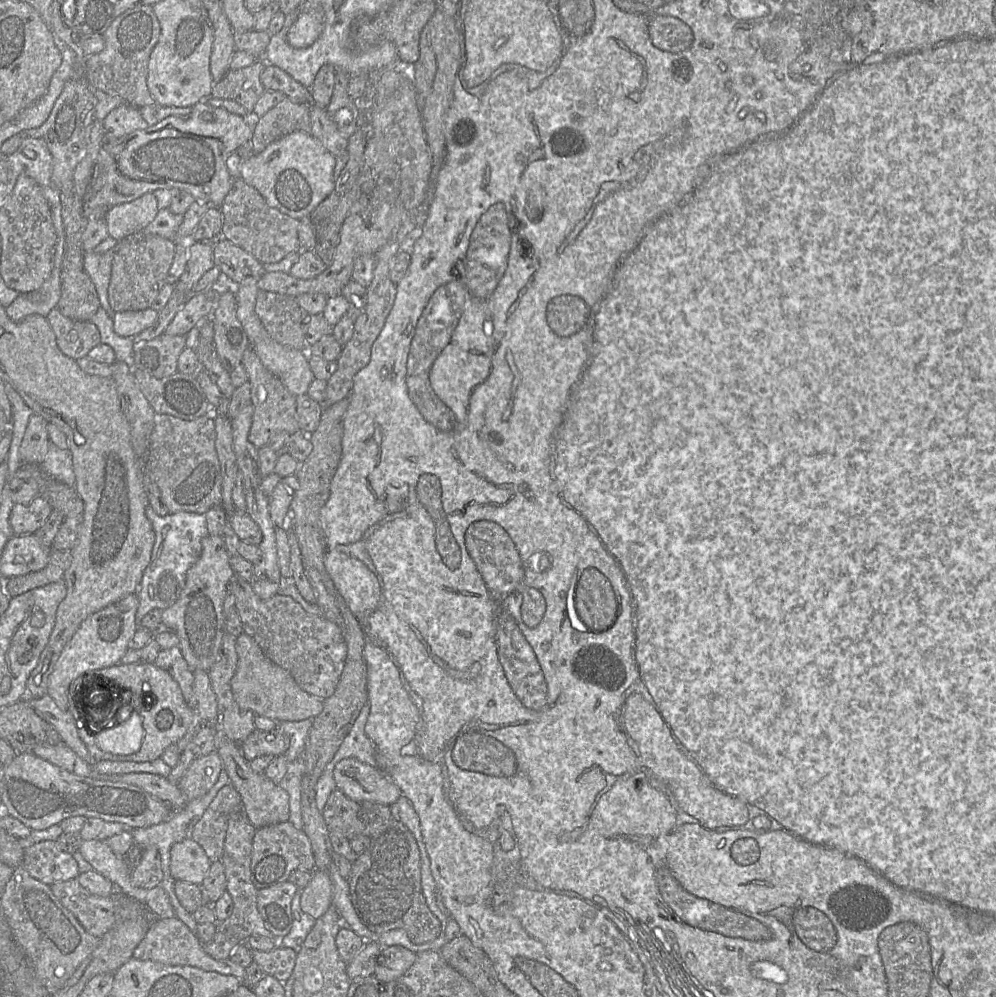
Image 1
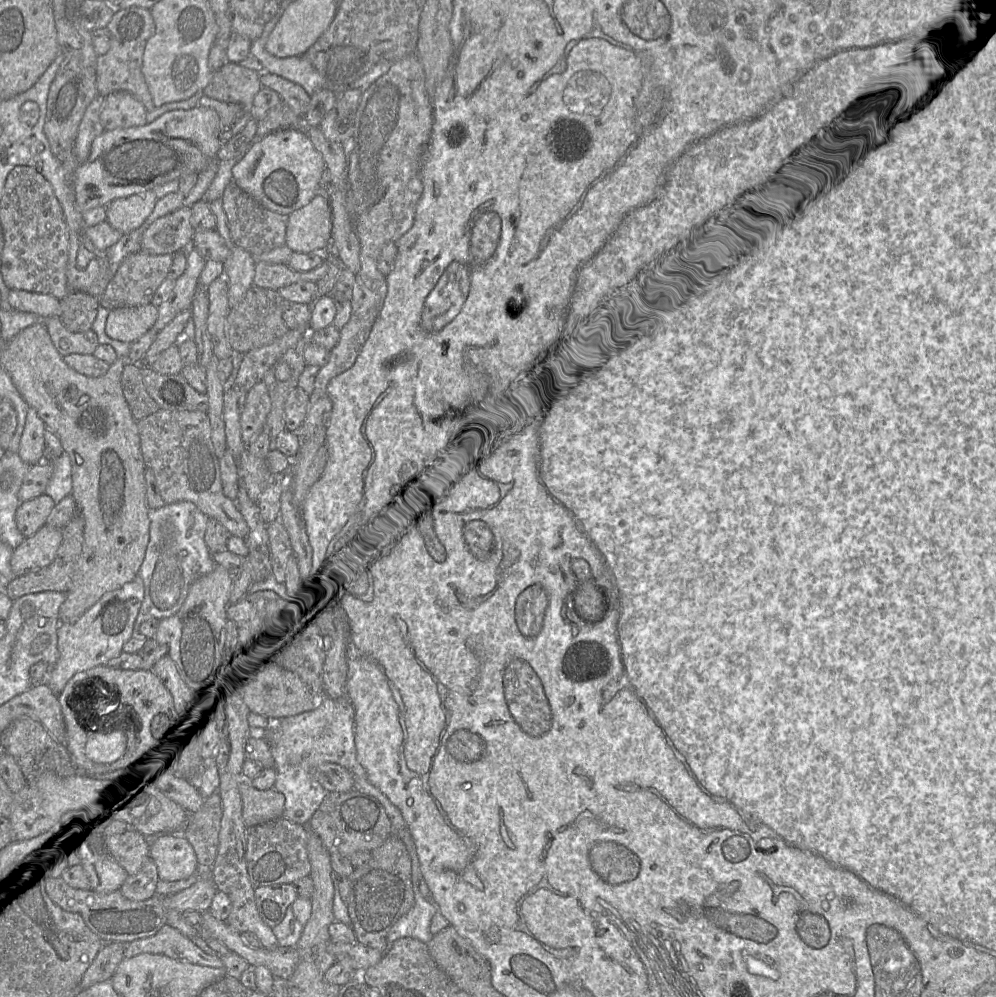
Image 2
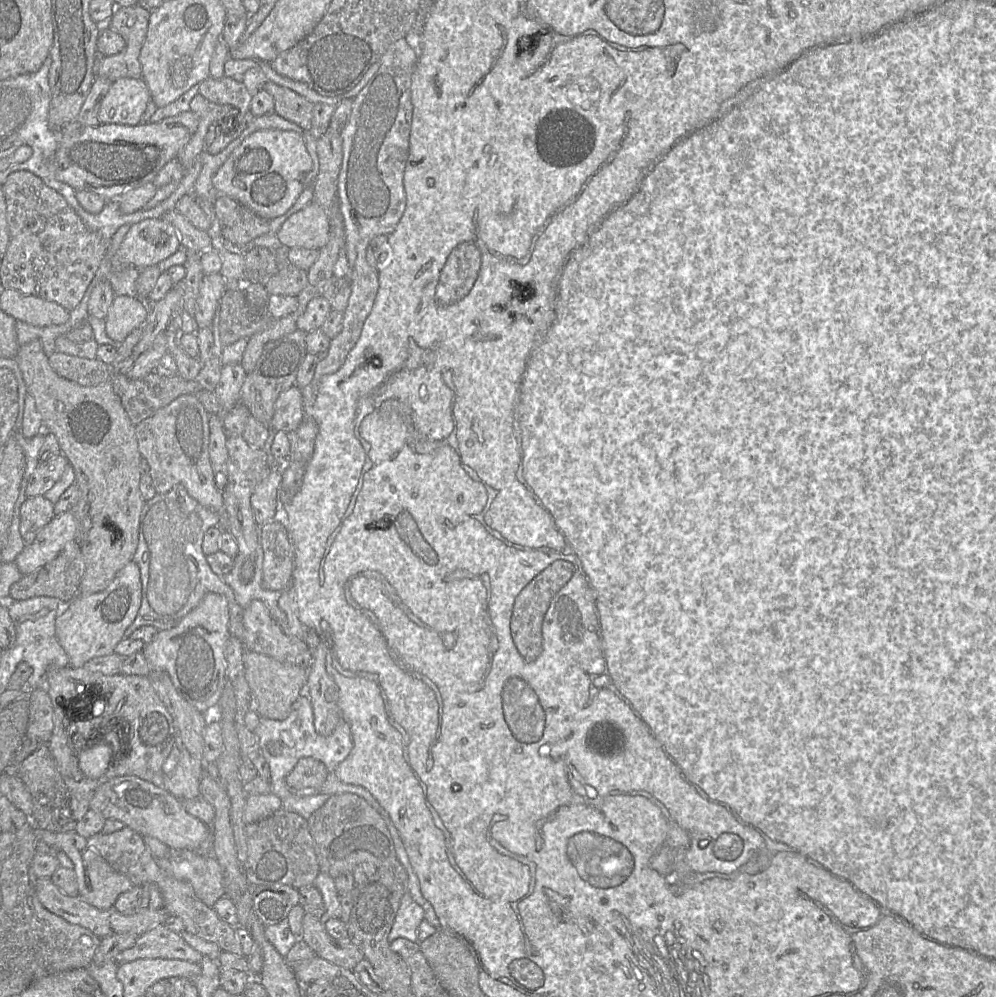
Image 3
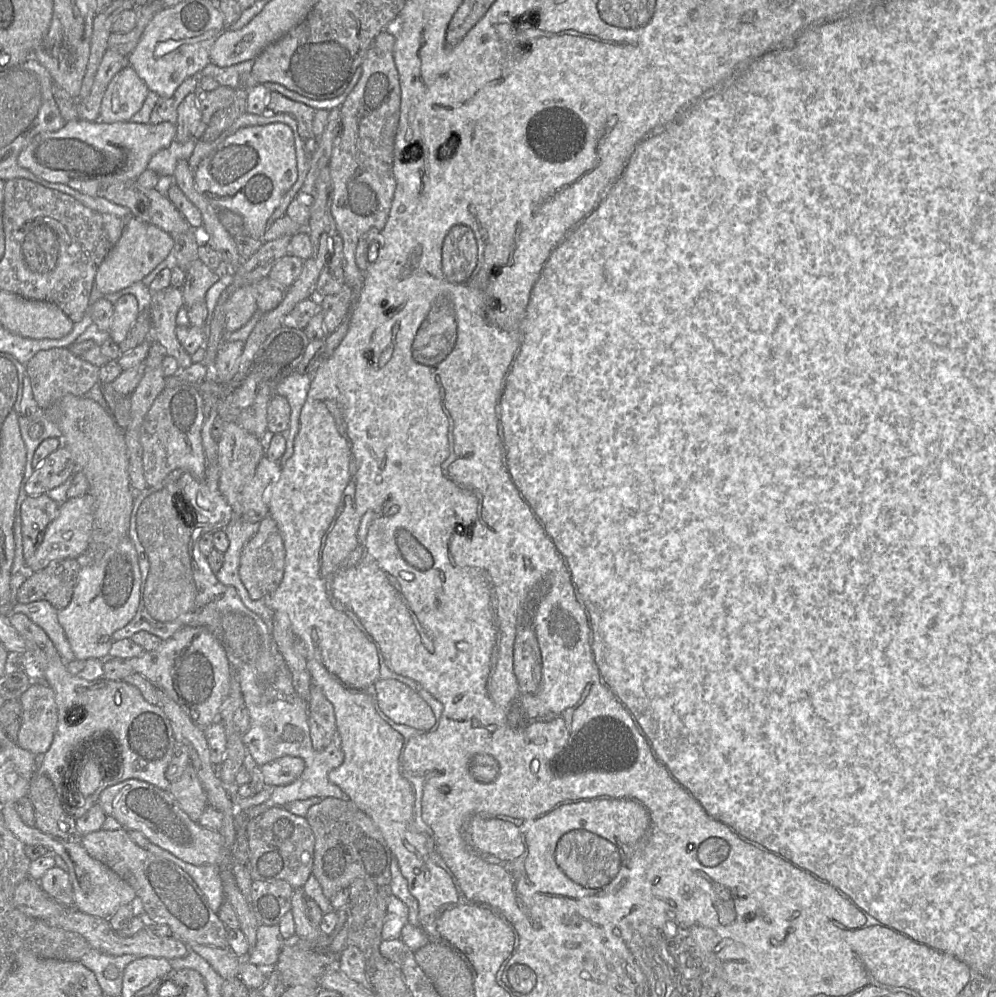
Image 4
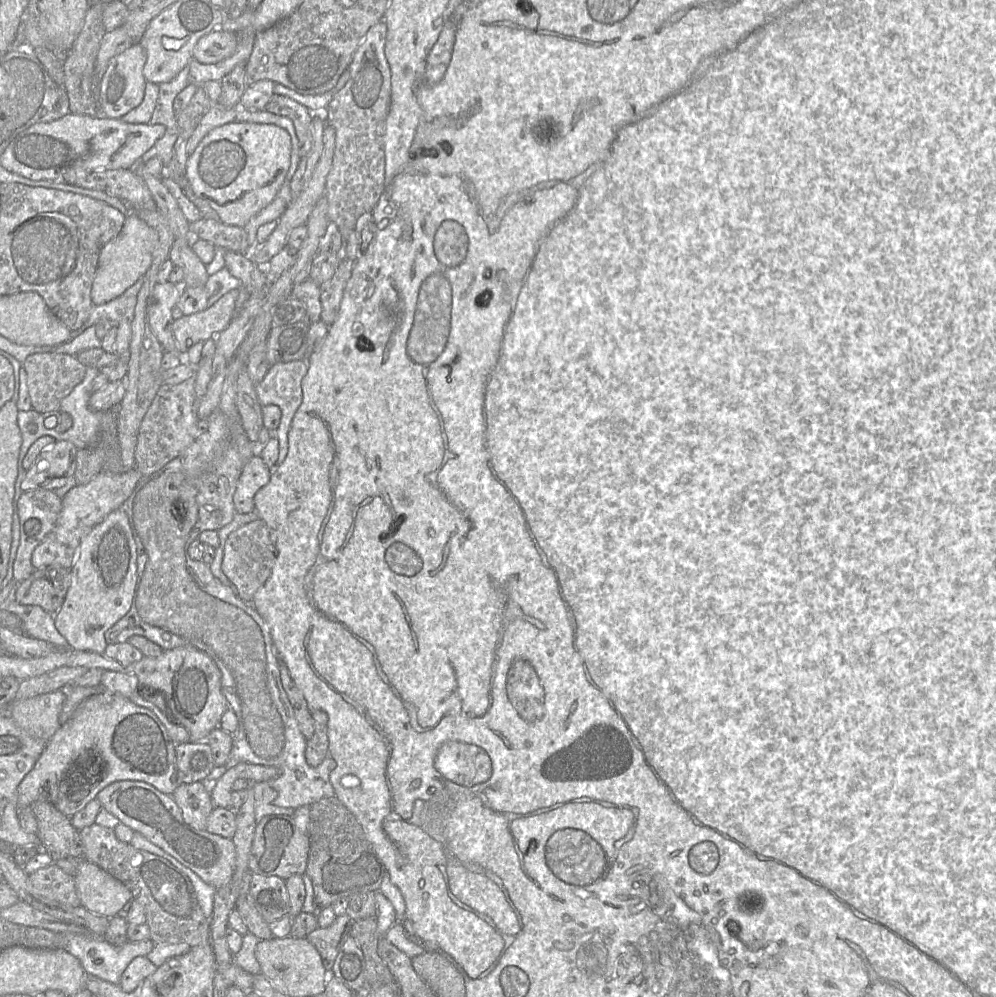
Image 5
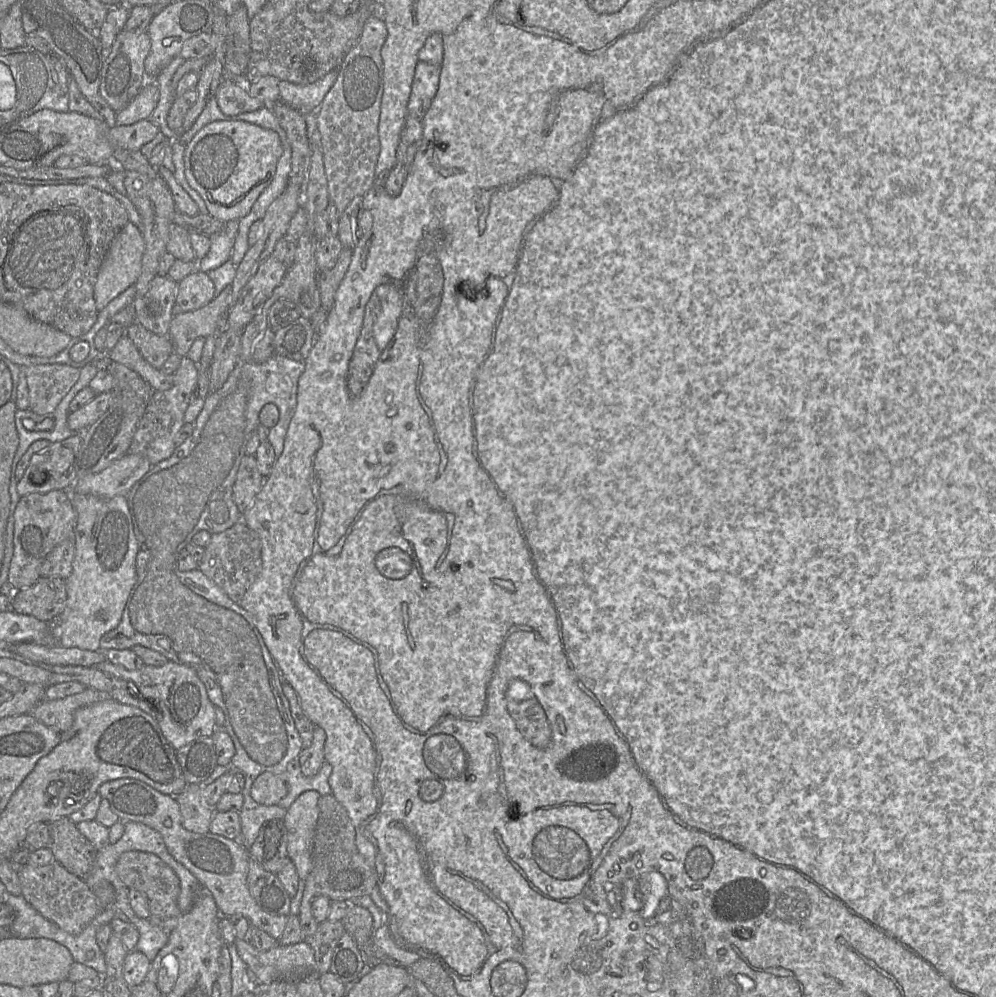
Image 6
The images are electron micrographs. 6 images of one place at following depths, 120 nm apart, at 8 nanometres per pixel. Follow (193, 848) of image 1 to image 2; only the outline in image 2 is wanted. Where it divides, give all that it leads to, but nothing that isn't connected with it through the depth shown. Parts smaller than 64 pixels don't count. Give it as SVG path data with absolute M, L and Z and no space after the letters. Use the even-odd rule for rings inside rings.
M182 833L162 834L154 838L147 839L150 840L150 859L152 859L156 864L159 878L161 880L169 882L183 880L189 878L197 872L199 864L196 853L192 845Z

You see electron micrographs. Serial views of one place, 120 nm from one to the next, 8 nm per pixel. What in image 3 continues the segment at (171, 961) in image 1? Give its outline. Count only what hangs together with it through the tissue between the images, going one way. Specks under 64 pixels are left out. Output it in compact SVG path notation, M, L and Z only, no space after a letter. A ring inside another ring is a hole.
M158 925L139 936L133 946L116 956L115 961L122 964L147 958L180 959L200 963L203 955L187 944L180 933Z

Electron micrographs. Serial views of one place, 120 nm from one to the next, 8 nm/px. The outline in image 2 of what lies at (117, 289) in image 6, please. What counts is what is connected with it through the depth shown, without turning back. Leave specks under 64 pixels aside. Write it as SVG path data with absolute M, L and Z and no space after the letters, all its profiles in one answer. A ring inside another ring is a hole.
M181 207L155 220L142 235L141 251L155 255L187 251L195 233L191 213L191 207Z

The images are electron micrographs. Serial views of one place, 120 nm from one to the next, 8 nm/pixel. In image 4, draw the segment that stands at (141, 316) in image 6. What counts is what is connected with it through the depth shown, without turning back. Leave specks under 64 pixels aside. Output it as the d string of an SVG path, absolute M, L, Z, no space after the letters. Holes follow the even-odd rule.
M169 286L151 295L149 306L151 314L151 338L163 348L166 355L176 359L180 369L187 368L192 364L191 355L180 344L175 332L177 327L176 316L182 307L184 307L182 289Z

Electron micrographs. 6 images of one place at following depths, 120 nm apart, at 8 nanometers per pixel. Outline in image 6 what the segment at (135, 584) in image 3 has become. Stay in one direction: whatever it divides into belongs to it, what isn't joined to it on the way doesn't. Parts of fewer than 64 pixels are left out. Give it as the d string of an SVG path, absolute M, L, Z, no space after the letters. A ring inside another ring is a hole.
M68 490L76 511L75 554L72 571L65 579L66 605L52 625L56 643L84 650L100 649L100 639L115 629L122 617L130 591L137 580L138 542L125 496L103 499Z

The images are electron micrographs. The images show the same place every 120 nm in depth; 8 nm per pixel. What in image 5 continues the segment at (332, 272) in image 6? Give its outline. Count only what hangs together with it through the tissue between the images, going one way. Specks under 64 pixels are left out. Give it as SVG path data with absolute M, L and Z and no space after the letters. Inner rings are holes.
M341 255L341 261L333 277L320 285L321 319L327 325L331 325L338 316L344 289L351 277L354 263L355 261Z

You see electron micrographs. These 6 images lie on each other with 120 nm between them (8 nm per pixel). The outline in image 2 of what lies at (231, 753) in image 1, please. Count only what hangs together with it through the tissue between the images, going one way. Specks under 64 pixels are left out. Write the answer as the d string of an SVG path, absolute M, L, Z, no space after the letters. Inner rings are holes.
M242 775L238 786L242 798L242 817L245 825L250 827L283 817L285 796L274 788L258 790L251 785L250 780Z

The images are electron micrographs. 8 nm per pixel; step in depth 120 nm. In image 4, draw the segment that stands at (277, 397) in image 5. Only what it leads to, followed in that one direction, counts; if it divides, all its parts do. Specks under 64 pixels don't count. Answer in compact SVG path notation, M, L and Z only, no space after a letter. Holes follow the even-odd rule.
M294 372L283 379L274 389L274 394L285 397L290 405L290 426L286 433L286 450L281 457L279 464L284 465L294 452L294 442L299 431L300 414L306 402L307 394L310 388L314 374L300 374Z

